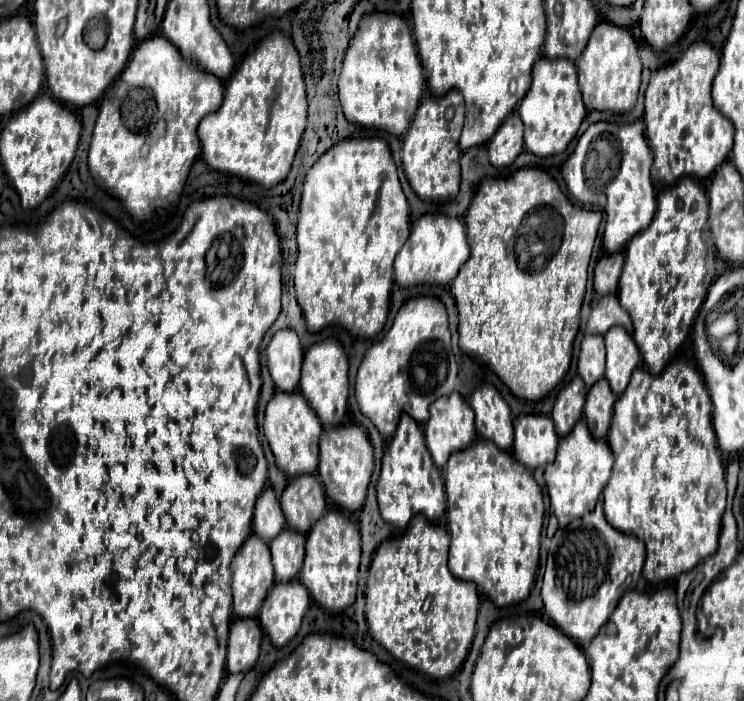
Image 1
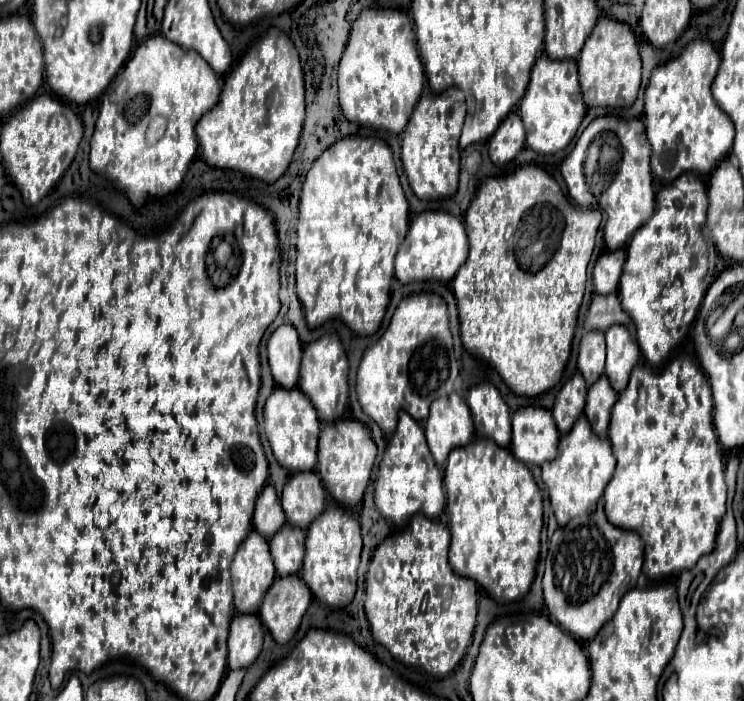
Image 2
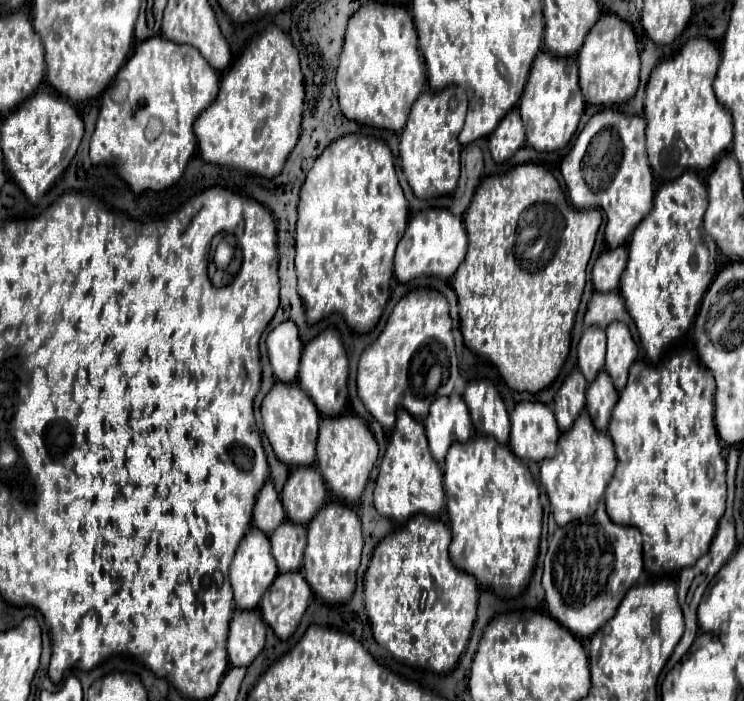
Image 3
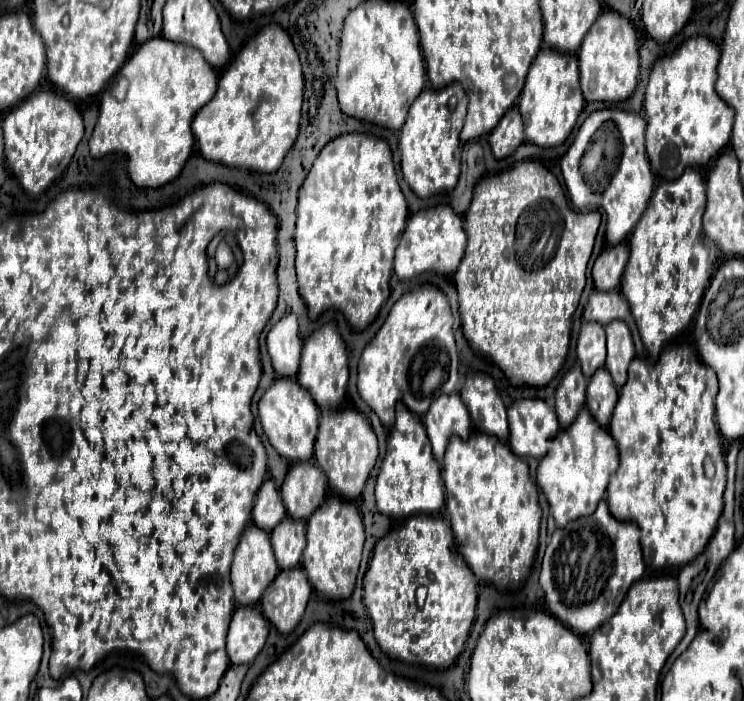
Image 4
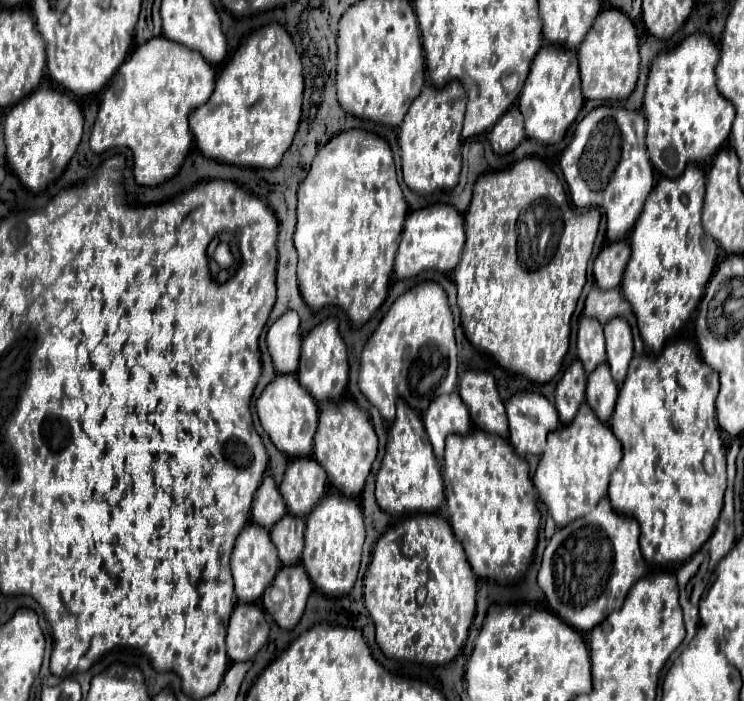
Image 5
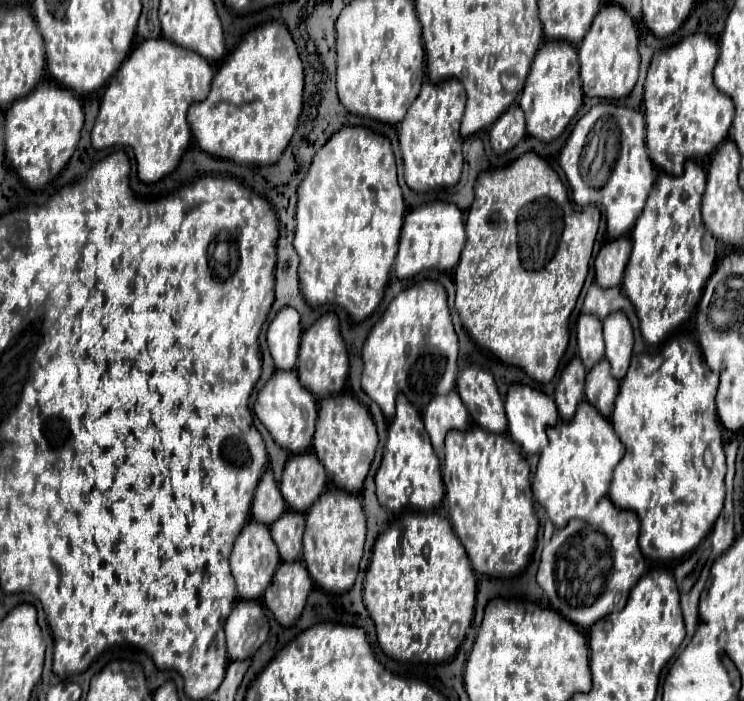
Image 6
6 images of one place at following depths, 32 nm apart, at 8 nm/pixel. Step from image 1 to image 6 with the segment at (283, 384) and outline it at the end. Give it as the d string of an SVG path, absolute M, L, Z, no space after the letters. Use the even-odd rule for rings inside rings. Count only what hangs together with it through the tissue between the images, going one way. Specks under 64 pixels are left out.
M284 306L268 326L268 348L276 368L296 368L300 344L300 314L292 306Z

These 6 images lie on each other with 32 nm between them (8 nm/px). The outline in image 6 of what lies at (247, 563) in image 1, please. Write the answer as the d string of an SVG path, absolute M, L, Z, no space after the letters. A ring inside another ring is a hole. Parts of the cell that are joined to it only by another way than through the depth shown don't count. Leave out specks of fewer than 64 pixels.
M250 520L242 528L240 536L236 538L234 550L230 554L230 568L232 568L232 574L236 578L238 598L244 598L244 600L258 600L258 598L262 598L262 594L268 588L268 584L270 584L278 564L280 564L280 556L276 552L276 544L272 540L270 528L266 524L256 524L256 520Z

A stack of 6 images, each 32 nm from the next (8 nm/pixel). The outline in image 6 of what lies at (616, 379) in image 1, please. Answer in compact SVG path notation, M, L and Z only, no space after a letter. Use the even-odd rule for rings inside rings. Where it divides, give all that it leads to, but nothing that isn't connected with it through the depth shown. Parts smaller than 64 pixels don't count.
M612 312L604 320L604 342L606 342L606 360L612 366L612 376L622 380L628 370L634 334L630 320L624 312Z

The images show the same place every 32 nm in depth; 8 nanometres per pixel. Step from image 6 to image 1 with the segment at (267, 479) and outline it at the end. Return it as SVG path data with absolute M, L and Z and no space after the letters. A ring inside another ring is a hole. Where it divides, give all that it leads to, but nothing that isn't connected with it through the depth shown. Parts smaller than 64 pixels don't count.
M266 488L262 496L256 500L256 510L254 510L254 522L252 530L264 540L272 542L280 530L284 528L284 512L280 508L280 502L276 500L276 494L272 488Z

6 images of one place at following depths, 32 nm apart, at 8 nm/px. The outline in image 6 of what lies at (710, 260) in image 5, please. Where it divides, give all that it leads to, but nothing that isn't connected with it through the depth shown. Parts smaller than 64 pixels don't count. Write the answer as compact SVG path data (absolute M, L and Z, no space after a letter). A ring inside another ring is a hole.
M686 160L682 176L660 174L660 178L654 182L652 196L648 198L644 212L638 216L632 228L632 234L630 234L632 256L624 270L622 288L636 308L636 314L640 318L640 330L648 344L664 342L668 338L668 332L672 332L690 316L690 312L694 310L694 306L702 296L708 276L714 270L716 240L704 228L702 216L700 216L700 196L704 194L704 188L706 188L706 172L694 160Z

